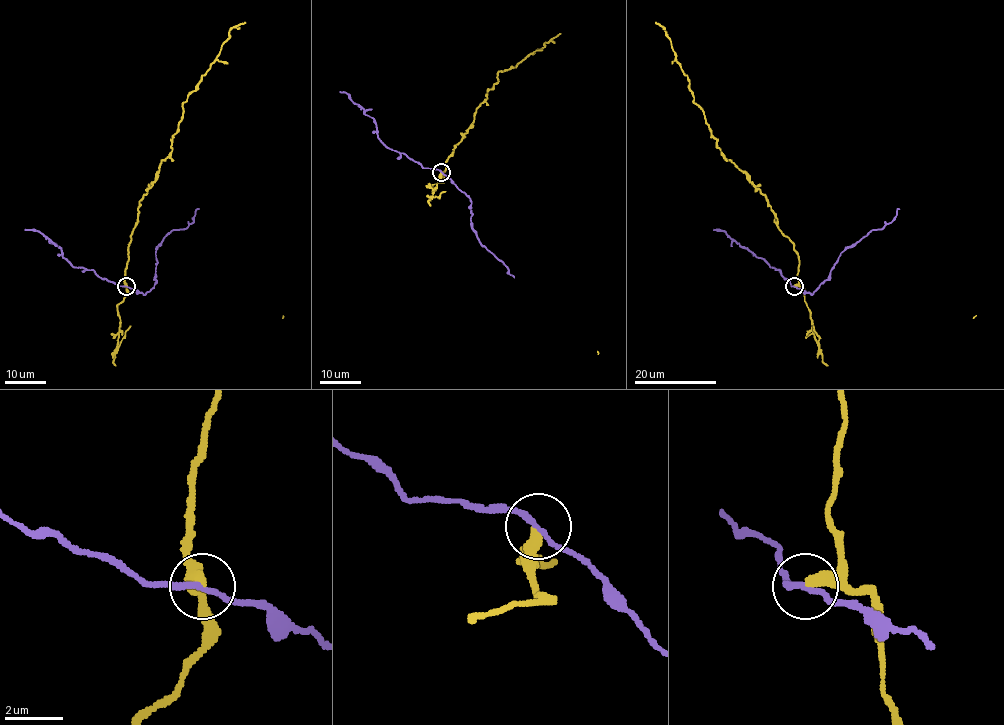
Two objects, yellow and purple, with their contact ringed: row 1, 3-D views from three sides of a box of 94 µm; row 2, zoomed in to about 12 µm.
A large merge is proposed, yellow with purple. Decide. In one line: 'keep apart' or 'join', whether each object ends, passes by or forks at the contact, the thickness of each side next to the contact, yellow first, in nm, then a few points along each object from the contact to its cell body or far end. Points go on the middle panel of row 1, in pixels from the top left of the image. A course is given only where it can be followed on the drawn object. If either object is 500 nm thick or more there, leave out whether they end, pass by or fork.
keep apart; yellow ends there; purple passes by; 360 nm thick on the yellow side, 170 nm on the other; yellow runs (441, 172), (443, 177), (446, 161), (473, 122), (487, 92), (498, 82), (498, 73), (514, 68), (560, 33); purple runs (441, 172), (471, 203), (471, 225), (483, 246), (514, 277)

